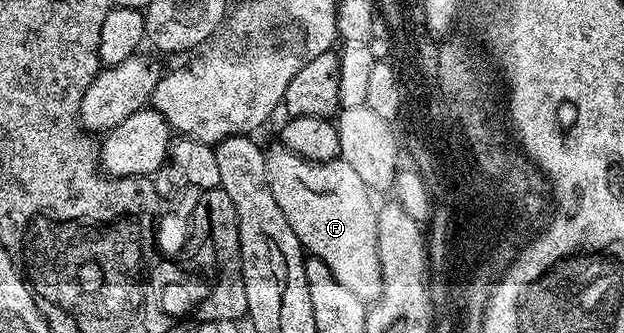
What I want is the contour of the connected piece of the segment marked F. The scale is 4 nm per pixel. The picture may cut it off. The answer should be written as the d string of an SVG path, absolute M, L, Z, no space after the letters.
M280 143L267 146L266 160L270 191L301 245L334 271L338 283L354 291L364 302L375 302L384 288L384 276L378 251L378 209L368 198L368 185L342 159L313 163Z

